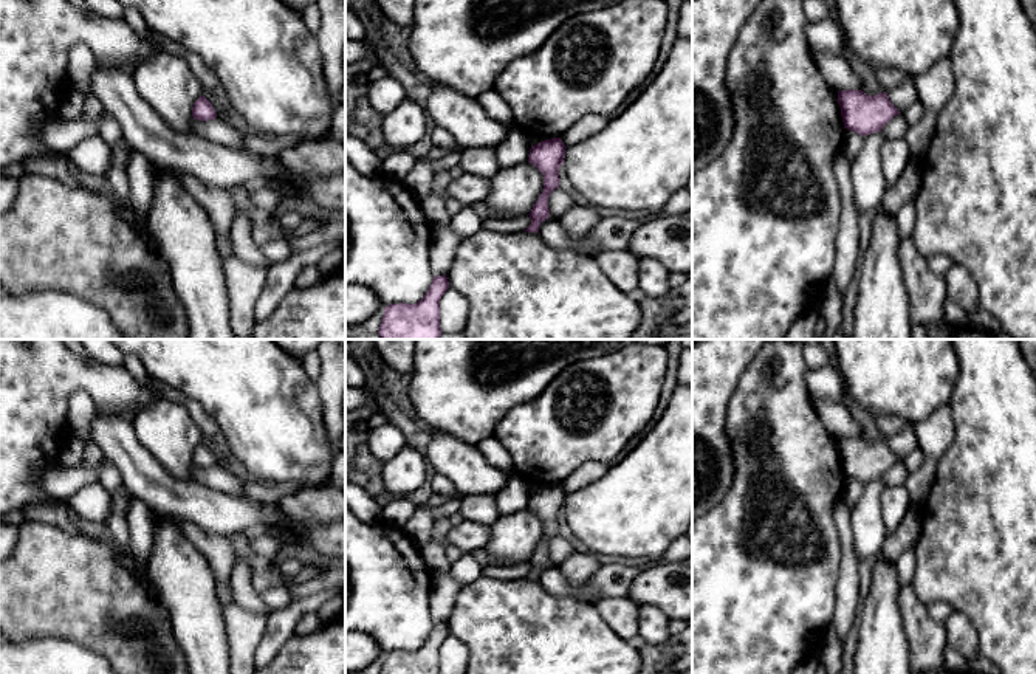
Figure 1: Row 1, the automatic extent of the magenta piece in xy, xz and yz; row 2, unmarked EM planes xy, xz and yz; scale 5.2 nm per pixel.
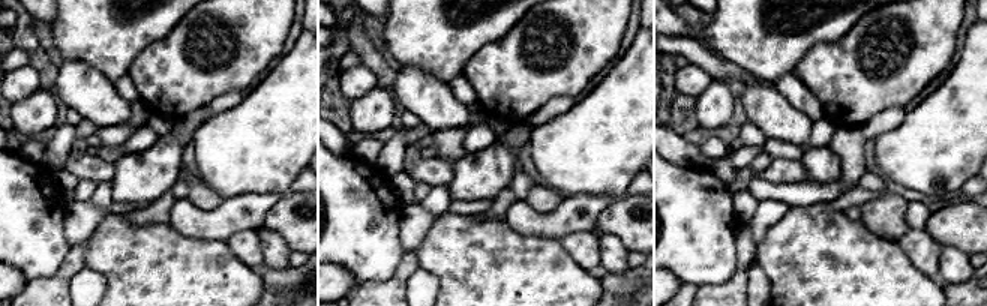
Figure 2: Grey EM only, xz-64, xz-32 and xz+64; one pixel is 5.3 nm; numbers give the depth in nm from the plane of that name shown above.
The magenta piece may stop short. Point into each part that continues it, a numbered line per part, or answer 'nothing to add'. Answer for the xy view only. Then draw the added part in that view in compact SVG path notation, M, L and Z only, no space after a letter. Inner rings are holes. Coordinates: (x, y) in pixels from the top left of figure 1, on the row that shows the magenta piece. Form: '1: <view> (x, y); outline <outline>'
nothing to add

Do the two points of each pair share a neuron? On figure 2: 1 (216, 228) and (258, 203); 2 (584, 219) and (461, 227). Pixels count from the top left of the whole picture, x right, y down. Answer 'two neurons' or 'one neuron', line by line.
1: one neuron
2: two neurons

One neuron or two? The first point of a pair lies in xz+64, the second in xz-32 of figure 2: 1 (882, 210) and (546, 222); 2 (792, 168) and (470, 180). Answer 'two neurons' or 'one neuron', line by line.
1: two neurons
2: two neurons

